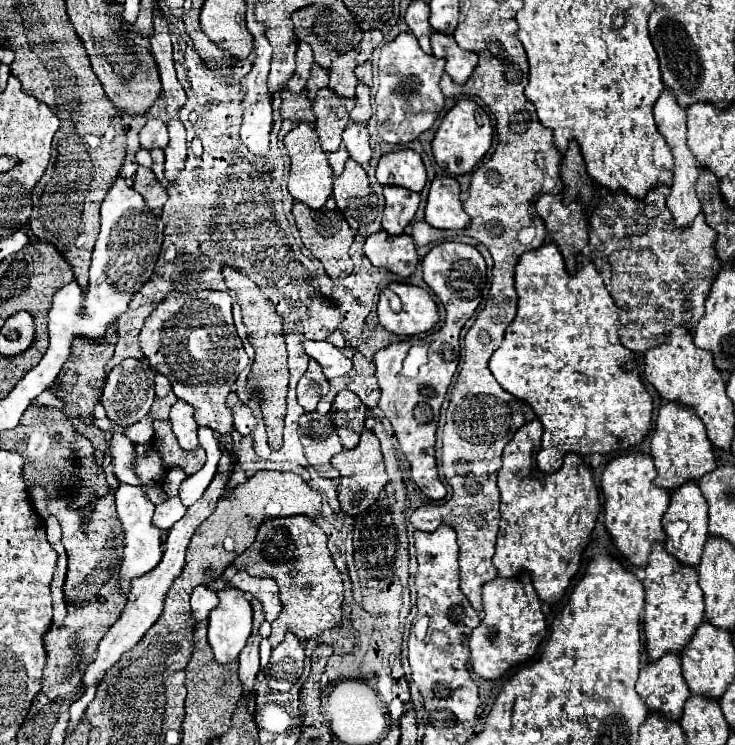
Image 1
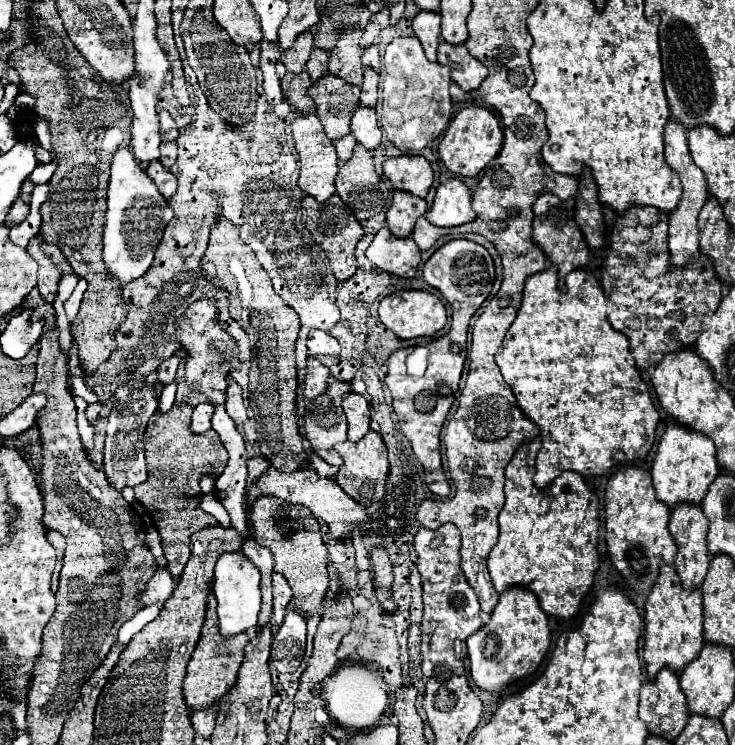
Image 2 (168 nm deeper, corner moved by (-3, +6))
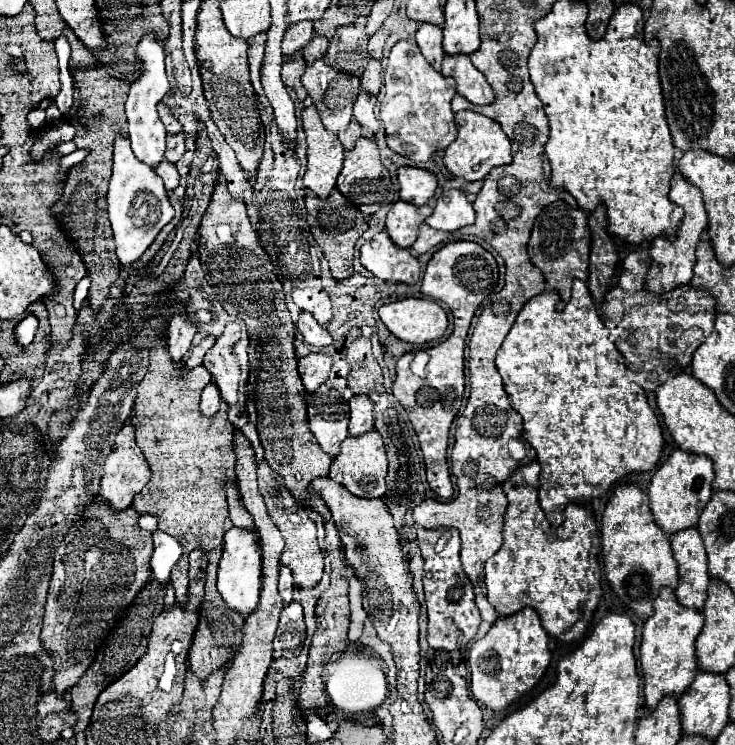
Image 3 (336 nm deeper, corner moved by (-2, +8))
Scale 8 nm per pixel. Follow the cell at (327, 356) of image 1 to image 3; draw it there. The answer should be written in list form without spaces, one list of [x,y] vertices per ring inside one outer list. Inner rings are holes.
[[[302,310],[300,316],[298,316],[296,326],[298,326],[298,332],[304,336],[304,340],[306,340],[308,344],[318,346],[318,348],[332,344],[332,336],[328,334],[328,330],[326,330],[324,326],[320,326],[310,312]]]

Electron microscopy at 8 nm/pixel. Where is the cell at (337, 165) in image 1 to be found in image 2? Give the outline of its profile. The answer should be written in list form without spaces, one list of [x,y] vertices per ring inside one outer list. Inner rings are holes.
[[[351,134],[345,136],[345,138],[341,138],[341,140],[337,140],[337,142],[333,142],[333,146],[335,146],[335,150],[337,150],[337,158],[339,158],[341,162],[349,160],[355,144],[357,144],[357,142],[355,142],[355,138],[353,138]]]

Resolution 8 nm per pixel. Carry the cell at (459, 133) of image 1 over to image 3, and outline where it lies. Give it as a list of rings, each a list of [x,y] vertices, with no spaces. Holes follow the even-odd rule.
[[[464,110],[456,114],[456,126],[458,126],[458,136],[444,154],[444,164],[456,178],[464,178],[466,182],[484,180],[492,168],[506,166],[512,162],[510,140],[502,132],[500,124],[496,124],[492,118],[486,118],[472,110]]]

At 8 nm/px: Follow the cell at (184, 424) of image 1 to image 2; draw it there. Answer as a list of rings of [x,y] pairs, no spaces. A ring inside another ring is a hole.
[[[209,402],[197,404],[195,410],[193,410],[193,416],[191,416],[189,430],[193,434],[201,434],[201,432],[209,430],[211,428],[211,414],[213,414],[213,406]]]

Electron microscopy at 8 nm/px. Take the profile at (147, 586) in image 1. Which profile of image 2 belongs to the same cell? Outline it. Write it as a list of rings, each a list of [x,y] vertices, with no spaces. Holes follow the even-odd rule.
[[[167,566],[157,568],[153,578],[147,582],[145,590],[137,594],[137,600],[145,608],[153,606],[153,604],[165,604],[171,598],[175,586],[177,586],[177,580],[171,576],[169,568]]]

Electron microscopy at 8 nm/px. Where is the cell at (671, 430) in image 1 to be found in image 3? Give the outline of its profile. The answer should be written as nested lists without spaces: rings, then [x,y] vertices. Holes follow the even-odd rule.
[[[676,448],[670,454],[668,462],[656,470],[648,488],[650,510],[654,516],[654,522],[668,536],[674,536],[676,532],[686,530],[686,528],[696,528],[702,508],[708,504],[712,496],[712,480],[714,480],[714,470],[712,470],[712,460],[708,456],[686,454],[684,450]]]

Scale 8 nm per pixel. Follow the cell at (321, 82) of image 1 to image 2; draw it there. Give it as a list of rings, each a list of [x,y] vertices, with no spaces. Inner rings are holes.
[[[315,48],[315,50],[311,52],[311,58],[309,58],[309,62],[307,62],[307,72],[309,72],[313,84],[319,82],[321,74],[327,74],[327,60],[329,60],[327,52],[323,52],[323,50],[319,50],[319,48]]]

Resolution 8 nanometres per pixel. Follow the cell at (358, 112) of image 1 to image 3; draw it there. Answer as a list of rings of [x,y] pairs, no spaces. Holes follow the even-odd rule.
[[[370,60],[364,74],[362,74],[362,88],[370,94],[378,94],[380,86],[382,86],[382,78],[380,78],[380,72],[382,72],[382,64],[378,60]]]

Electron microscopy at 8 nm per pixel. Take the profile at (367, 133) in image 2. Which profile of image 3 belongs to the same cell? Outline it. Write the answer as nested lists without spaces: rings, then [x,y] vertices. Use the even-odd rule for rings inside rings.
[[[360,90],[356,102],[354,102],[354,118],[360,122],[362,128],[370,130],[372,134],[378,132],[378,118],[374,114],[374,104],[376,104],[376,96],[368,94],[364,90]]]

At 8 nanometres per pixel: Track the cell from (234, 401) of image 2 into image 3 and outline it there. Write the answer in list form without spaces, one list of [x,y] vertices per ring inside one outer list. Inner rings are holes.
[[[230,322],[222,336],[218,338],[216,346],[208,350],[204,356],[204,368],[210,370],[214,382],[222,392],[222,400],[226,404],[238,404],[238,380],[240,380],[240,366],[236,358],[230,354],[232,346],[240,340],[240,326]]]

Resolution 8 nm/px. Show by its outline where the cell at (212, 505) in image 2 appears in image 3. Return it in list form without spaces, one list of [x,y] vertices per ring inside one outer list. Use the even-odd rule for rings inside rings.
[[[230,528],[224,536],[224,554],[218,568],[218,590],[224,602],[242,616],[248,616],[258,606],[260,578],[262,578],[262,552],[258,534],[246,528]]]

